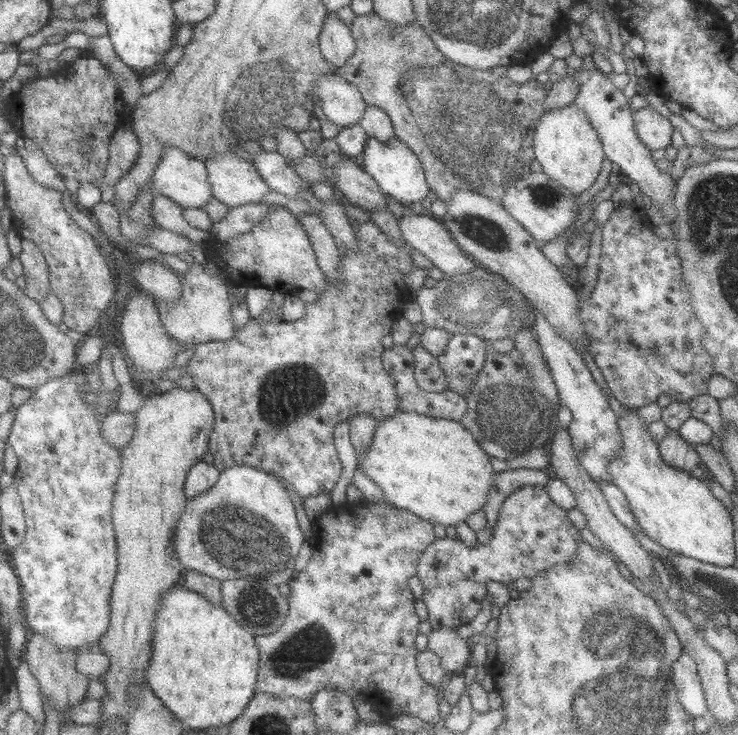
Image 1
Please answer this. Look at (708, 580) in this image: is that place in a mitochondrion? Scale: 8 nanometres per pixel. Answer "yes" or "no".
no

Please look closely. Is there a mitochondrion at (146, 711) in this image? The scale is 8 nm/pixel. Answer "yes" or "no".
no

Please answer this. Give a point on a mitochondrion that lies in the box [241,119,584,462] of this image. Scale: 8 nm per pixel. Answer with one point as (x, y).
(508, 417)

